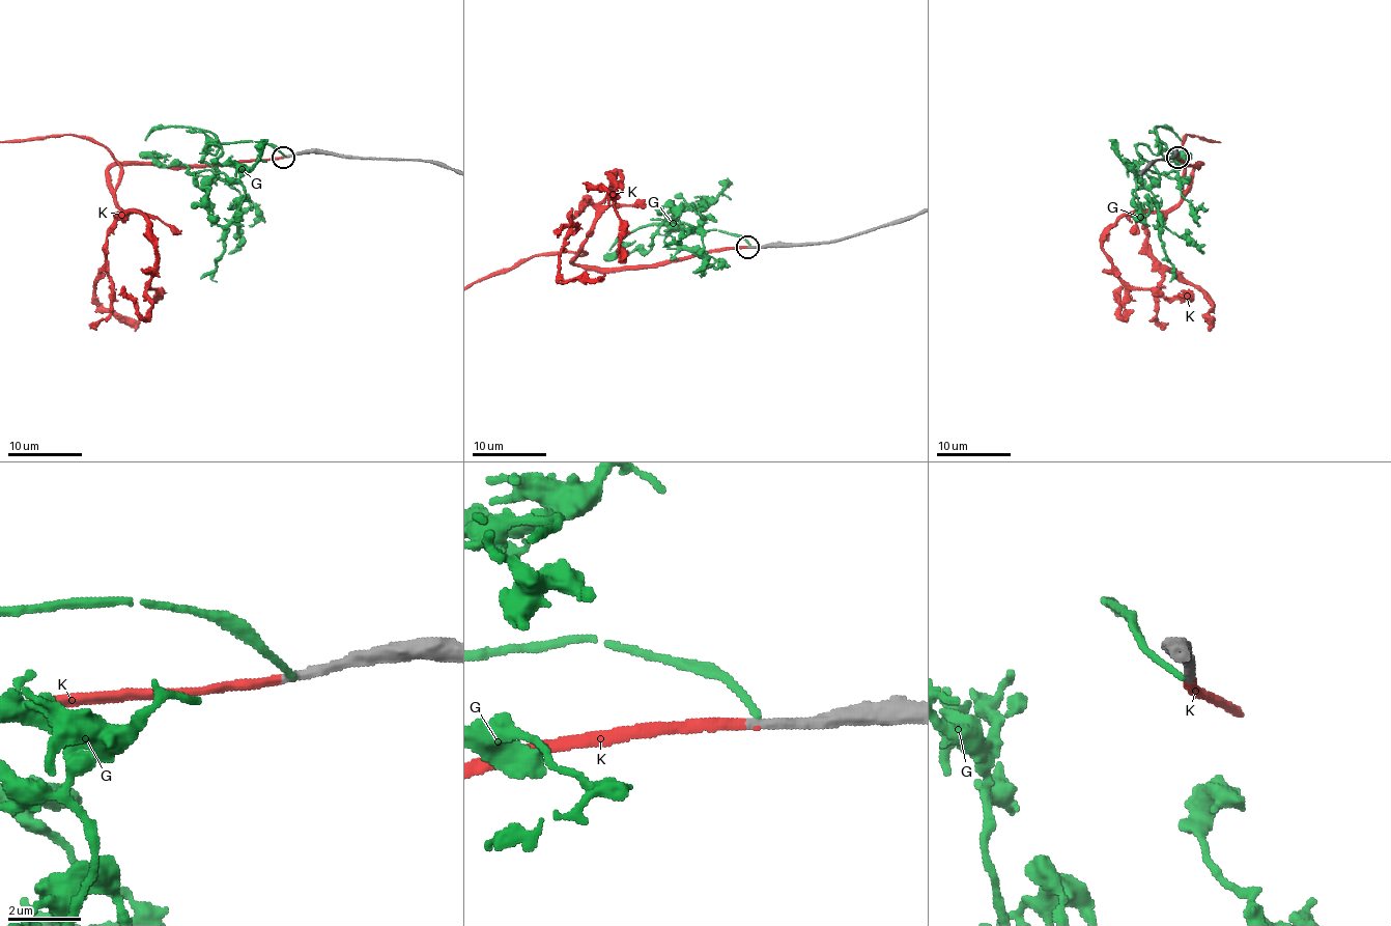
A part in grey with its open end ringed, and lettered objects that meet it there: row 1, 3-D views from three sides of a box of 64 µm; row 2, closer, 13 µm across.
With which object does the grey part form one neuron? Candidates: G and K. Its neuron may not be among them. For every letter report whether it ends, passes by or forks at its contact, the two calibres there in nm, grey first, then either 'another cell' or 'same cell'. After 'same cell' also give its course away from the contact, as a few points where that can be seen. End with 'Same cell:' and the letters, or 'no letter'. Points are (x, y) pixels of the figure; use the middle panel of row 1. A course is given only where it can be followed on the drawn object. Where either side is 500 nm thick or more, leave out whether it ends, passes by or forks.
G: it ends | 280/170 nm | another cell
K: it ends | 280/220 nm | same cell
Same cell: K

